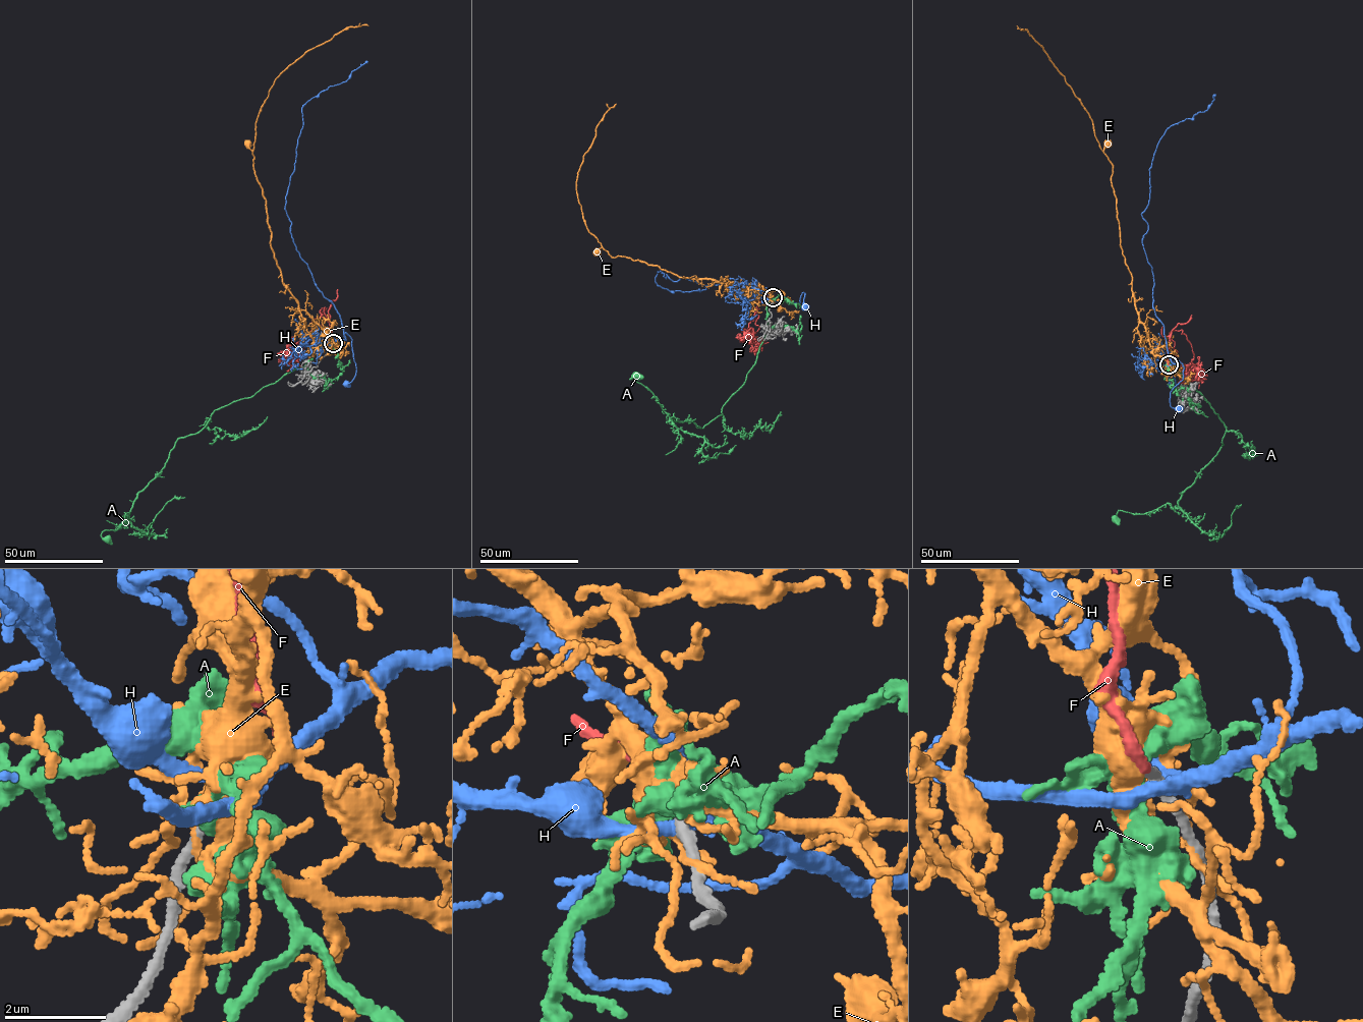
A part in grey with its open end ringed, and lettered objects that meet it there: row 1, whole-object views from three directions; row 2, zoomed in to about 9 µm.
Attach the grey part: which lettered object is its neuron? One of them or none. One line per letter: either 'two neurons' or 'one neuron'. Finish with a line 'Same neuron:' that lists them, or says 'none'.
A: two neurons
E: two neurons
F: one neuron
H: two neurons
Same neuron: F

